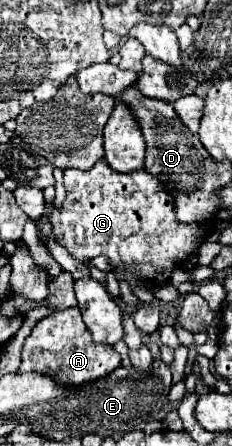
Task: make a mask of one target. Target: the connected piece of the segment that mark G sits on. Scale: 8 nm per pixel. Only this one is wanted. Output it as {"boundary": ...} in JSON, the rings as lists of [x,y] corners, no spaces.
{"boundary":[[[98,160],[94,168],[82,170],[64,170],[64,188],[66,198],[60,208],[52,208],[50,224],[54,240],[64,246],[76,260],[88,260],[94,256],[106,256],[110,260],[112,272],[116,278],[126,280],[130,288],[148,288],[156,290],[168,284],[174,268],[182,266],[188,258],[196,238],[202,232],[214,230],[214,224],[180,224],[174,216],[172,196],[164,190],[158,178],[150,176],[146,170],[136,170],[132,174],[120,174],[108,166],[106,160]]]}

